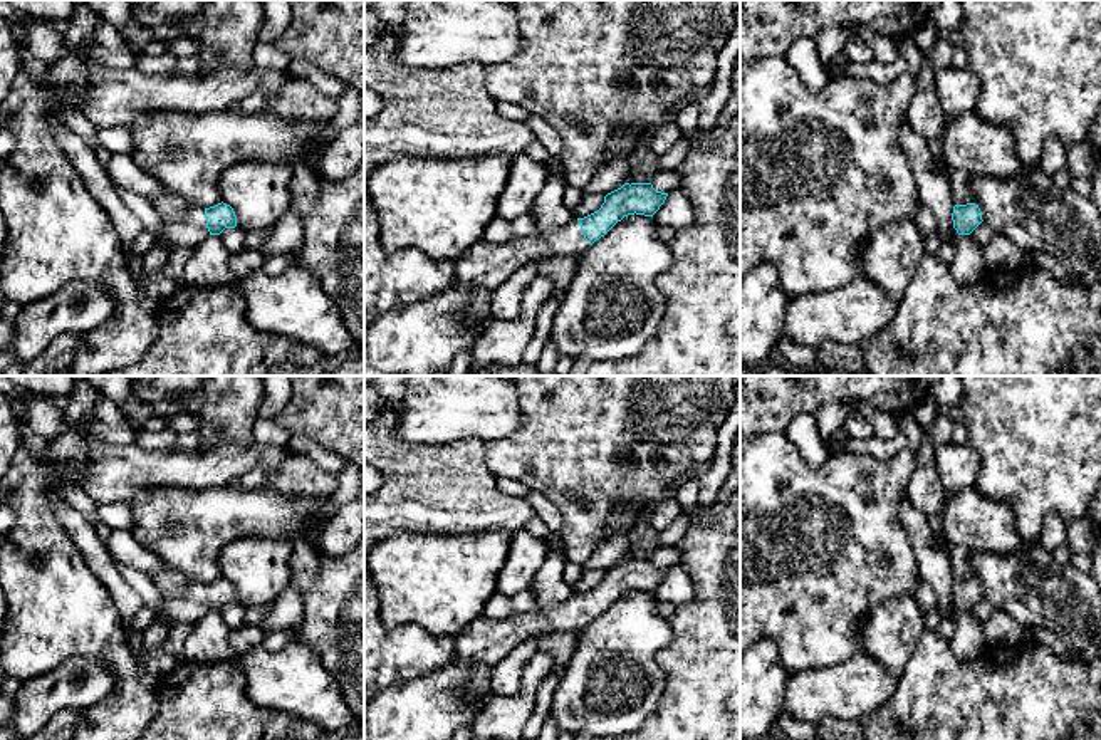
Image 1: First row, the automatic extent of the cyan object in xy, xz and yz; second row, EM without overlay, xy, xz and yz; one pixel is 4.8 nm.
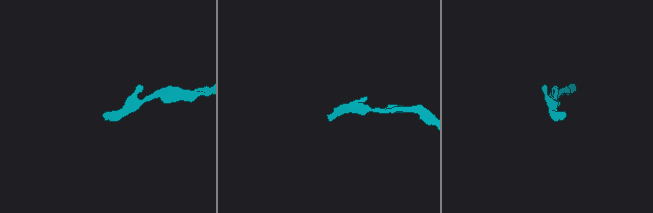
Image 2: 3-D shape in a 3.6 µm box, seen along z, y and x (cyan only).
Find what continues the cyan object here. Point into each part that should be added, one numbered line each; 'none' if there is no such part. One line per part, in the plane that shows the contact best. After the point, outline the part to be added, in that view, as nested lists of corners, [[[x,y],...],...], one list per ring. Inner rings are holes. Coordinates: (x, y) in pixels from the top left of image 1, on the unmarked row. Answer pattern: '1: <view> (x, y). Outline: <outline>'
1: xy (188, 606). Outline: [[[188,581],[186,587],[180,594],[163,597],[163,607],[173,624],[198,623],[210,612],[205,584]]]

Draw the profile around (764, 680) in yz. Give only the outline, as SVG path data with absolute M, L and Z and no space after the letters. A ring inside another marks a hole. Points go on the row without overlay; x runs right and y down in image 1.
M760 638L740 656L740 740L765 740L784 713L789 673L772 638Z

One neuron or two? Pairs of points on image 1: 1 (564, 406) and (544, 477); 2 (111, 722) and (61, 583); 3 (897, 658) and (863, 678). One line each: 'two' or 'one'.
1: one
2: one
3: two

